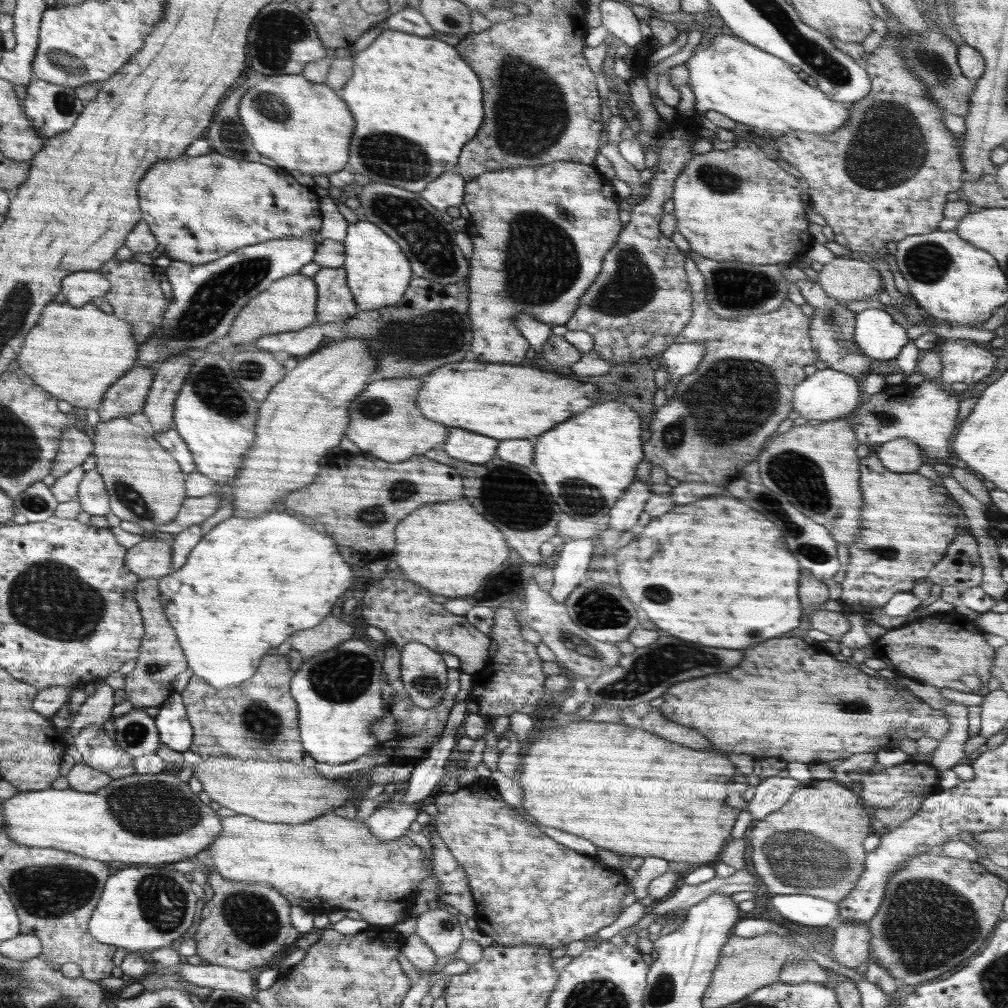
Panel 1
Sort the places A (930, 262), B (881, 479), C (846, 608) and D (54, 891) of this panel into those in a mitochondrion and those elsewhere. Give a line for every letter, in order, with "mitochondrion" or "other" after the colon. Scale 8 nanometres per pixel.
A: mitochondrion
B: other
C: other
D: mitochondrion

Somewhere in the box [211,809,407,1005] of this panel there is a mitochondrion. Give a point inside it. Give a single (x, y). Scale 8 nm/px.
(253, 918)

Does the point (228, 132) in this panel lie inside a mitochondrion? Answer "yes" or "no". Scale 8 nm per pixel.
yes

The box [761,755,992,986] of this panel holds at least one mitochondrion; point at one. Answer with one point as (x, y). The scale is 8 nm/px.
(950, 929)

